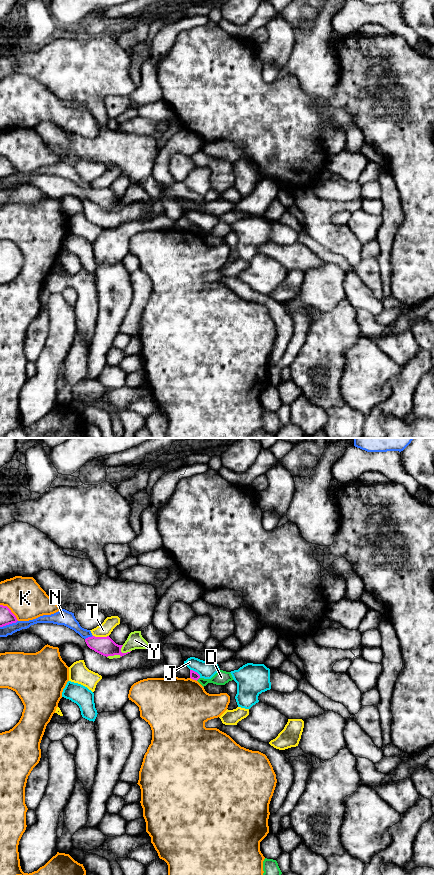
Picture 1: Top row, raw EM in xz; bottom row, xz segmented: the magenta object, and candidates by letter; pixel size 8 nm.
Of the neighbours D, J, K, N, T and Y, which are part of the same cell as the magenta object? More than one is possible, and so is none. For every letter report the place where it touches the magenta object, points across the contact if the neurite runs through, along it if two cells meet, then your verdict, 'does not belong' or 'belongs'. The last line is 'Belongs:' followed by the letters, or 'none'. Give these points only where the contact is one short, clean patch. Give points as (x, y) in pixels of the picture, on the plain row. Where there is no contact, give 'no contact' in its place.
D: xz (197, 231) | along xz (199, 229), (196, 232) | does not belong
J: xz (196, 224) | does not belong
K: xz (193, 231) | does not belong
N: xz (88, 189) | does not belong
T: xz (101, 189) | does not belong
Y: xz (124, 205) | does not belong
Belongs: none

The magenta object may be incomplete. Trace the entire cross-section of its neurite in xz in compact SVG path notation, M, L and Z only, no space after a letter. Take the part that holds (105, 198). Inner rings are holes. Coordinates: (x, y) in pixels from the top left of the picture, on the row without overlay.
M109 188L107 189L88 189L85 191L87 198L95 204L103 208L120 207L121 209L130 205L122 205L121 200L123 197L116 196Z

